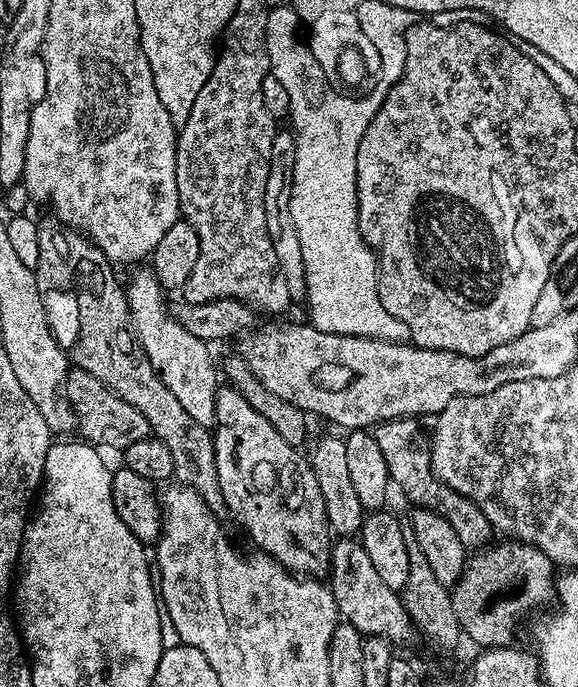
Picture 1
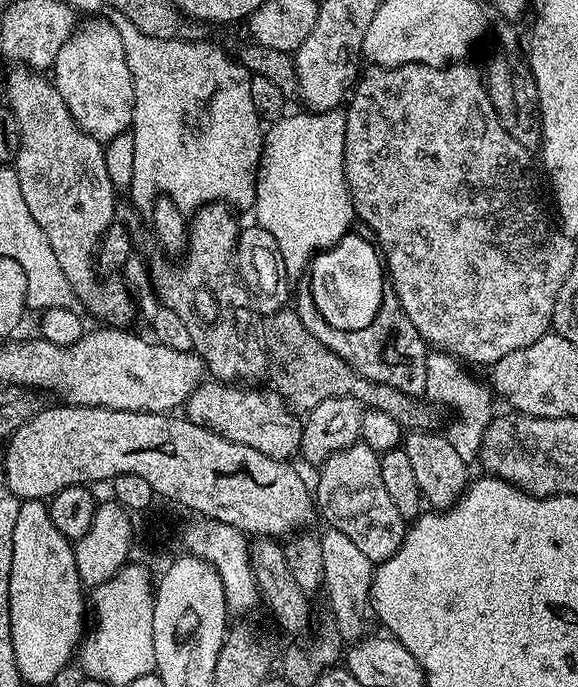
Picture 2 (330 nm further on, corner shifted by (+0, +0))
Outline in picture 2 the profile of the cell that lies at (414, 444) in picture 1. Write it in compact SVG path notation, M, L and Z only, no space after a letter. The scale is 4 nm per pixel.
M399 302L392 304L392 334L386 332L354 332L364 324L348 324L348 328L340 328L340 324L305 324L316 340L326 345L329 350L338 354L355 372L372 381L386 382L401 392L421 397L426 388L426 358L428 345L414 329L414 324L406 318Z

